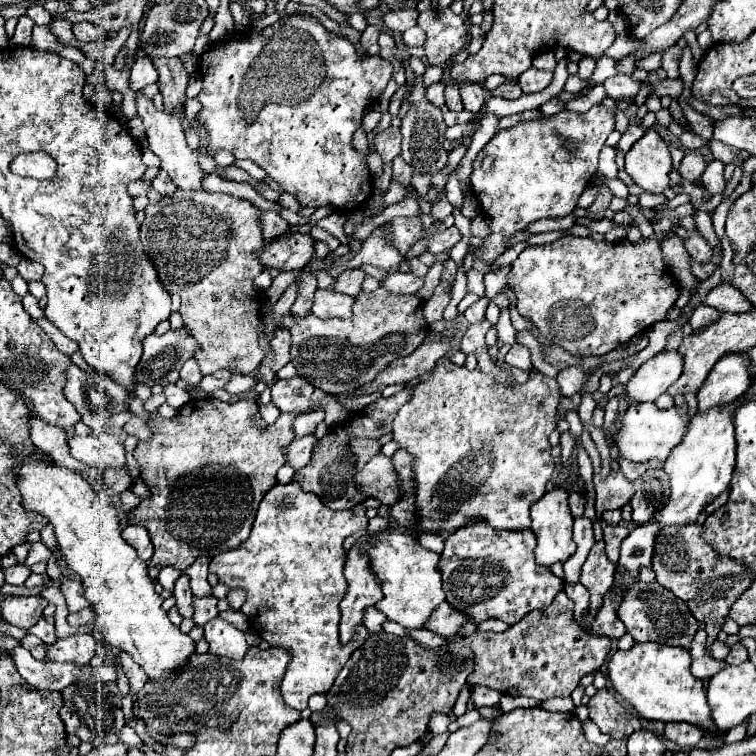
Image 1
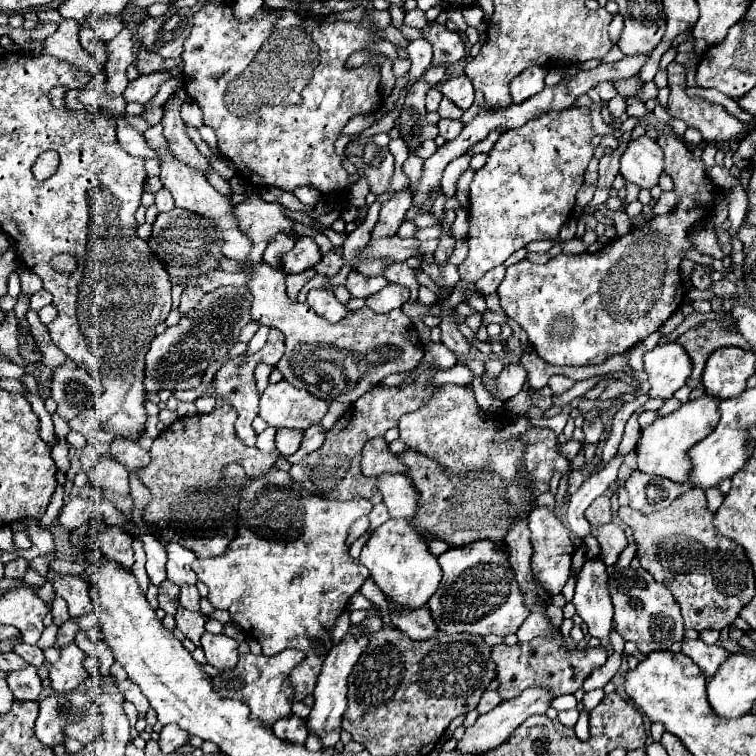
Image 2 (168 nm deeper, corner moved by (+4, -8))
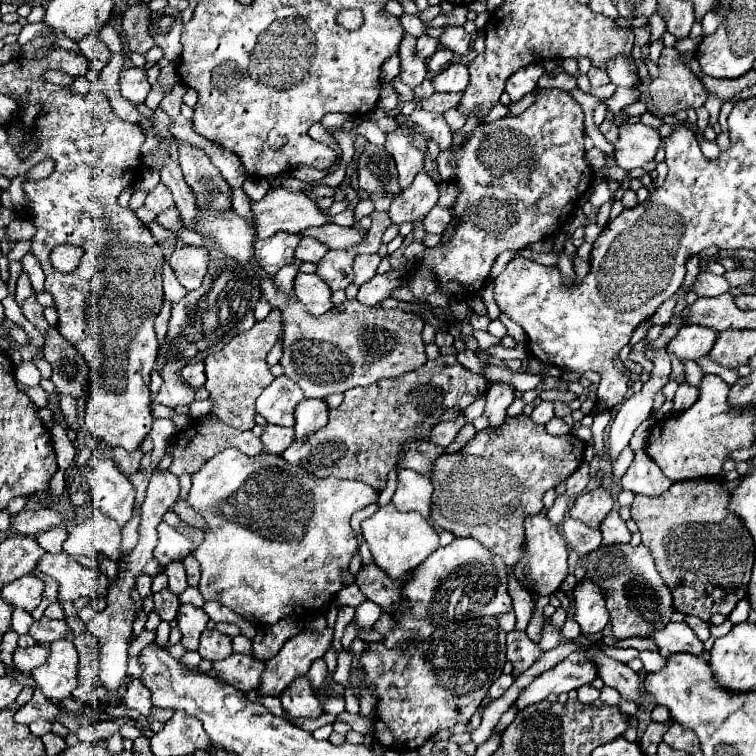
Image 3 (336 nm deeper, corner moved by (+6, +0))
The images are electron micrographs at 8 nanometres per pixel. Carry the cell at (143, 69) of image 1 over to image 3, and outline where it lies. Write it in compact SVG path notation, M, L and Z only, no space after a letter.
M138 66L124 68L120 72L120 90L122 90L122 96L134 106L142 104L150 92L146 68L138 68Z

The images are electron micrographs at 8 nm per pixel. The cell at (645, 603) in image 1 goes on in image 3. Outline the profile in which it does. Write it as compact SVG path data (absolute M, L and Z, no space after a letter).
M602 544L598 550L592 550L592 554L588 554L586 576L606 594L606 608L610 612L612 632L616 638L630 638L630 636L644 638L670 622L670 616L674 612L672 594L662 582L660 574L656 572L654 560L646 546Z

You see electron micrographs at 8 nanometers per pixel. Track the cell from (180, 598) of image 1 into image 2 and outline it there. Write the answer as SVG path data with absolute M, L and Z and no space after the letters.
M178 606L178 610L176 610L176 628L186 638L190 638L196 646L200 644L200 636L204 634L204 622L206 622L206 618L202 618L202 614L190 612L190 610Z

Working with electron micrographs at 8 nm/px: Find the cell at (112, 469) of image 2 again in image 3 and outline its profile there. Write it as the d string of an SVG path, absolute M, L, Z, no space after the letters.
M100 460L100 464L88 473L87 483L92 512L100 510L120 522L120 526L132 518L136 490L112 460Z

